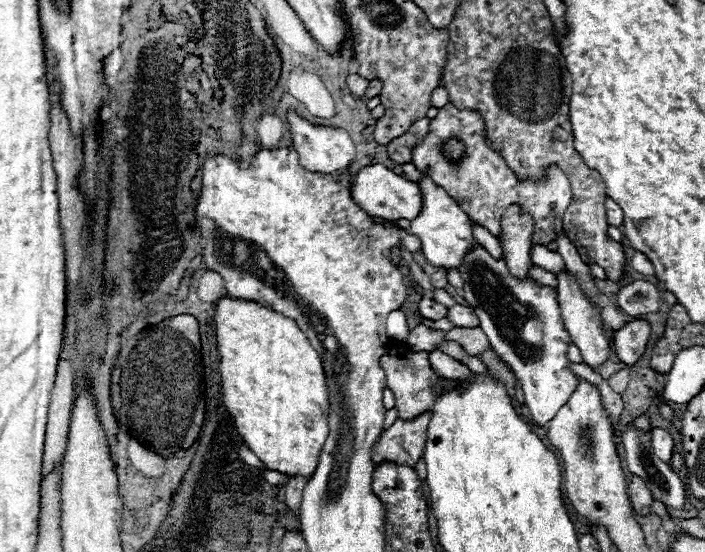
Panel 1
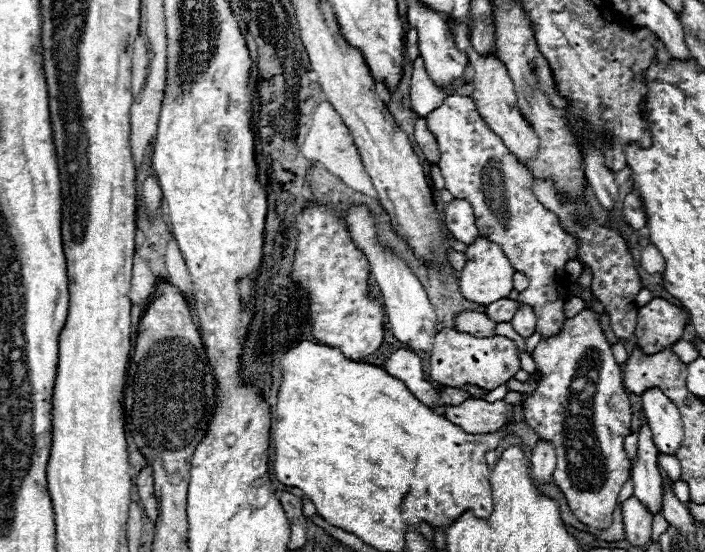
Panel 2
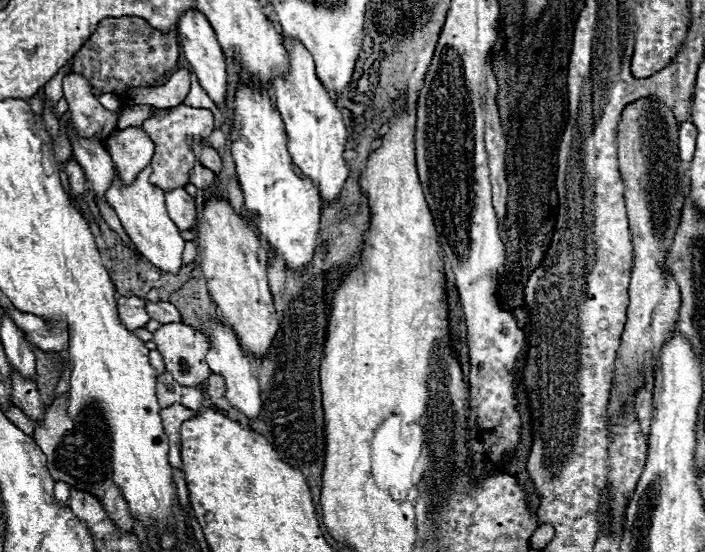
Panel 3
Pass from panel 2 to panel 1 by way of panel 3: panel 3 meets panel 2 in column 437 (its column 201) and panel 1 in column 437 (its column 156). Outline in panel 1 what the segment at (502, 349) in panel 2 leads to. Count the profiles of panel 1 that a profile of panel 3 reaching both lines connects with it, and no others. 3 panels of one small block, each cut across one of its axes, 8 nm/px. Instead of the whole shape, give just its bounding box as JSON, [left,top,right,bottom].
[406,324,446,352]

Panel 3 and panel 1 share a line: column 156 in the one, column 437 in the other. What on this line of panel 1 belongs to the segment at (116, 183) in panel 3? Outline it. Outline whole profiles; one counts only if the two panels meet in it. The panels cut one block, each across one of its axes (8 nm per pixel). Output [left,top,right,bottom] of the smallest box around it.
[406,176,474,268]

